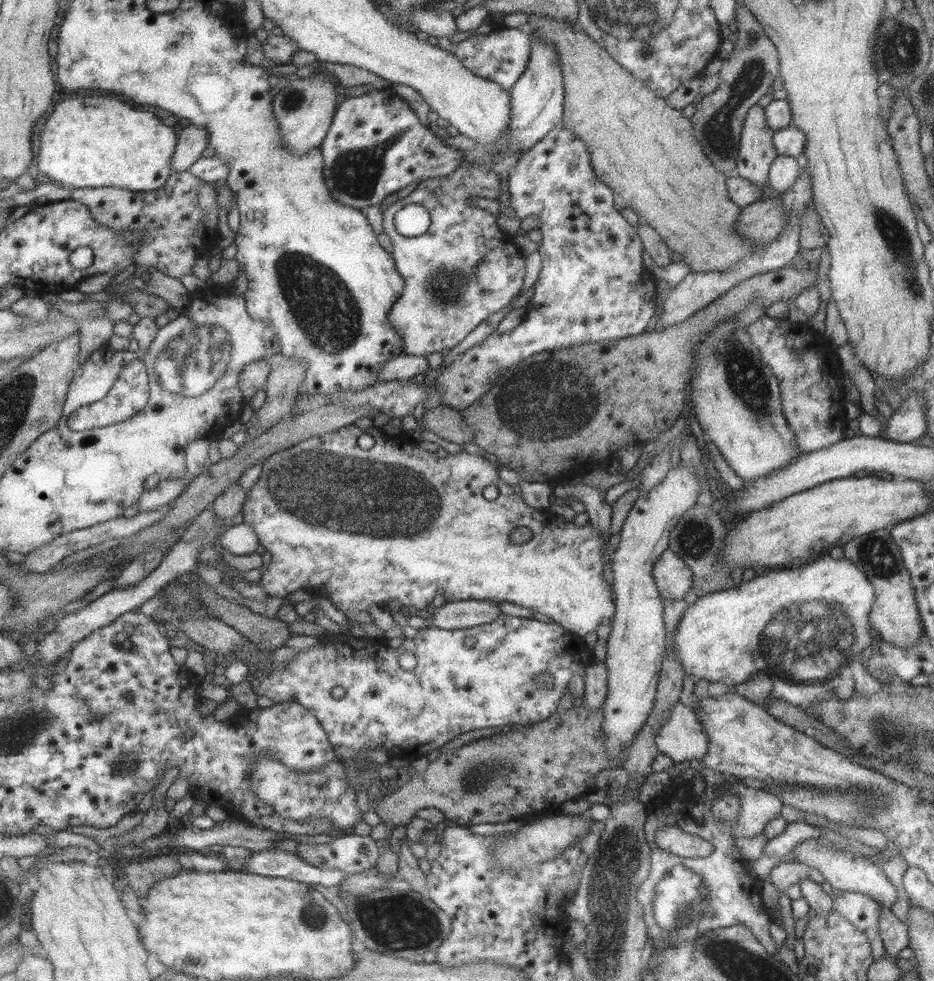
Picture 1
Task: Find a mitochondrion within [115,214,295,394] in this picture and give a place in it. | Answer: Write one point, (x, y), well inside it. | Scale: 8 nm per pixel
(203, 352)

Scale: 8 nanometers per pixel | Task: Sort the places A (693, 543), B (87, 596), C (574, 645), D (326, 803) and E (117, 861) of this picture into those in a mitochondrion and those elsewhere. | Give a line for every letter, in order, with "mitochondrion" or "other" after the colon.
A: mitochondrion
B: other
C: other
D: mitochondrion
E: other

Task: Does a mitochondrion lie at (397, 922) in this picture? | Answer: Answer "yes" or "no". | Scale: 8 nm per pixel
yes

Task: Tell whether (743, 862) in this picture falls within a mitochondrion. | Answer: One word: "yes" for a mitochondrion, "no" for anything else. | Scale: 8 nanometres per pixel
no

